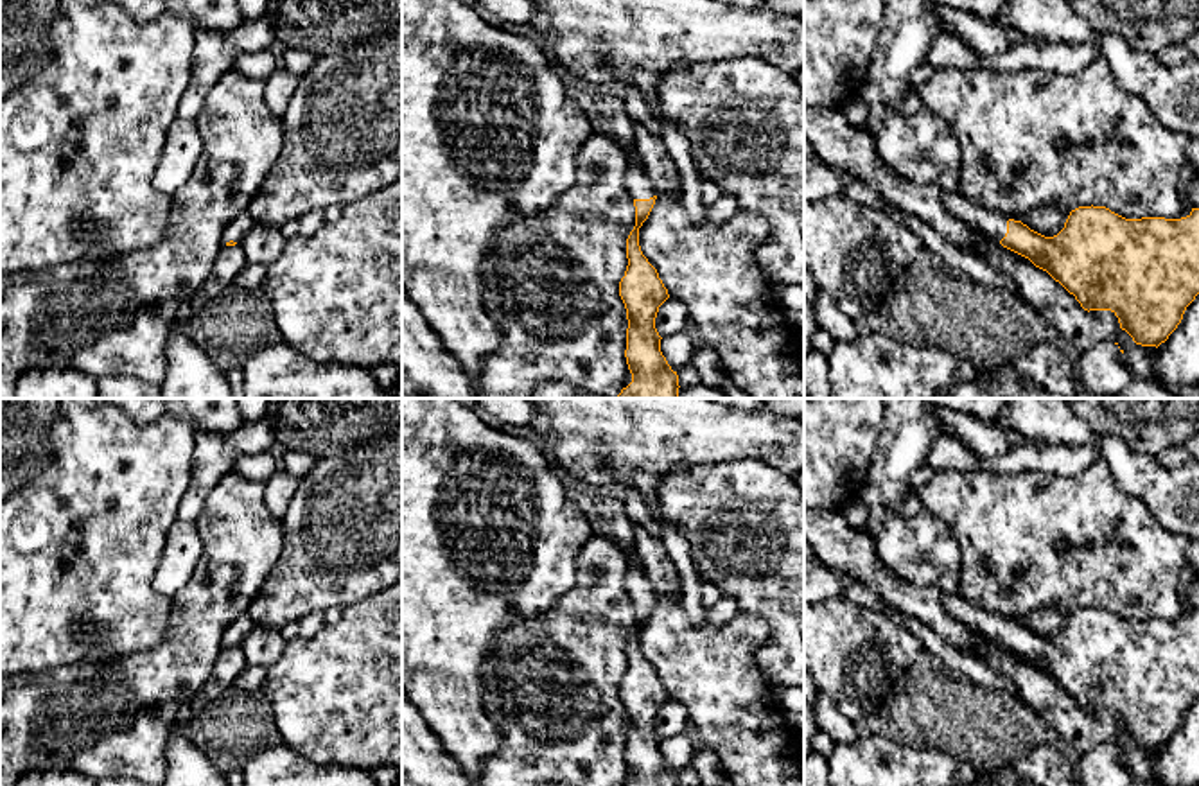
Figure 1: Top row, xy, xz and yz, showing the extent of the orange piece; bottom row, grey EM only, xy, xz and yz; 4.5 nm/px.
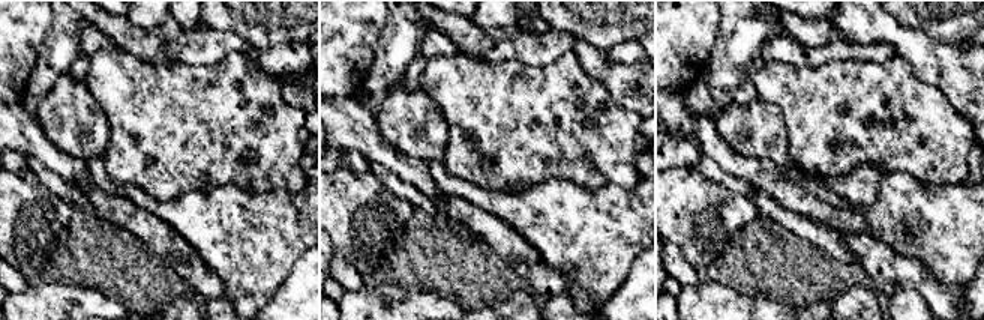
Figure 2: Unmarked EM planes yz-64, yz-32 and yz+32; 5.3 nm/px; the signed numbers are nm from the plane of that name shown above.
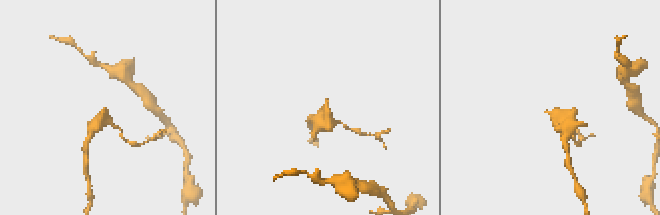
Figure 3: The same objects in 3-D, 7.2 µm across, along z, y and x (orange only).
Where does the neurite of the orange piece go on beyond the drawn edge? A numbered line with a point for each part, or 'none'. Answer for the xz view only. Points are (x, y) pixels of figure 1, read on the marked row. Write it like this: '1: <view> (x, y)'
1: xz (638, 183)

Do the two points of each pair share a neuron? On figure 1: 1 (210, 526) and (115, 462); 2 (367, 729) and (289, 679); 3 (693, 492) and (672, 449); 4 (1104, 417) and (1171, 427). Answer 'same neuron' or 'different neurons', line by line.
1: different neurons
2: same neuron
3: different neurons
4: same neuron

